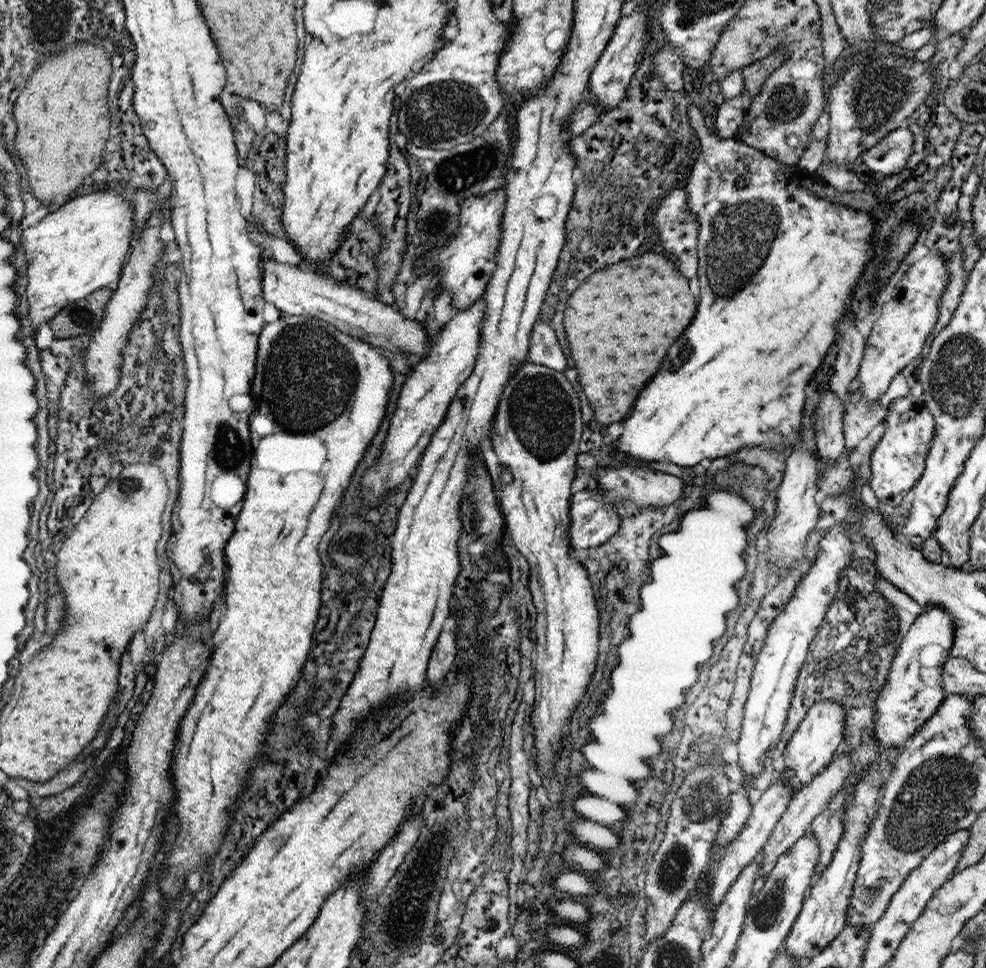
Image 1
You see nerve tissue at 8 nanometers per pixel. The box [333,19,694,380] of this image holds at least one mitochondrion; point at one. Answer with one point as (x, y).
(444, 109)

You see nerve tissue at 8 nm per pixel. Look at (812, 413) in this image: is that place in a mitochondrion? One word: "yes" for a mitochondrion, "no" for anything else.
no

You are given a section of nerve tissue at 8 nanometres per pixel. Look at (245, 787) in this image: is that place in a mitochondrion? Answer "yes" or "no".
no

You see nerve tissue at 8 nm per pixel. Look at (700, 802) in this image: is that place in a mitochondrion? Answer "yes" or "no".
yes

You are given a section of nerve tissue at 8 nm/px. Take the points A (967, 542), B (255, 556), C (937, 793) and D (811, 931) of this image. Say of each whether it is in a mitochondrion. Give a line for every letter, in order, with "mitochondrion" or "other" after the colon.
A: other
B: other
C: mitochondrion
D: other

